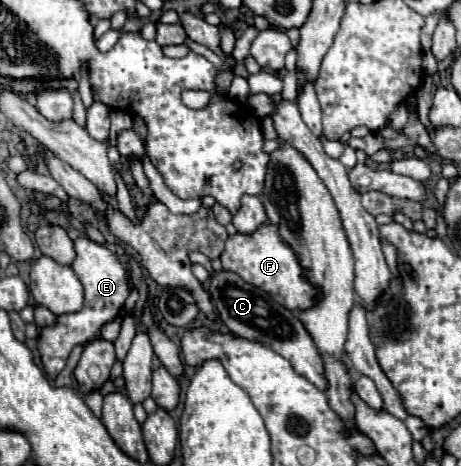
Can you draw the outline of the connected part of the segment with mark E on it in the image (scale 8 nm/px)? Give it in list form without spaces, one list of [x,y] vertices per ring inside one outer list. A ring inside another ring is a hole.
[[[86,237],[76,239],[74,247],[76,247],[76,259],[72,261],[72,269],[78,275],[80,283],[84,285],[84,305],[76,313],[58,315],[54,325],[40,329],[38,351],[42,355],[42,367],[50,379],[56,379],[56,375],[66,367],[66,359],[76,345],[88,345],[94,339],[98,339],[100,329],[120,315],[130,293],[126,269],[116,253],[112,253],[106,245],[94,243]]]

